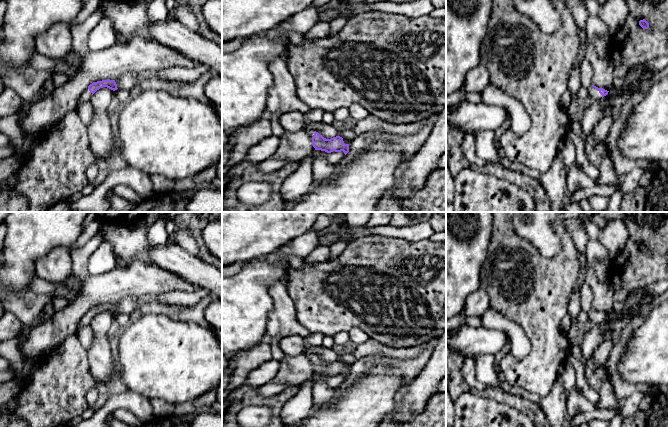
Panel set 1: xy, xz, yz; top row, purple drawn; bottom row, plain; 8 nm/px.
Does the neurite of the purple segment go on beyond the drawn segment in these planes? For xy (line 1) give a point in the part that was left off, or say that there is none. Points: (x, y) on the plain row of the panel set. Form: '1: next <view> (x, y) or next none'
1: next xy (86, 319)

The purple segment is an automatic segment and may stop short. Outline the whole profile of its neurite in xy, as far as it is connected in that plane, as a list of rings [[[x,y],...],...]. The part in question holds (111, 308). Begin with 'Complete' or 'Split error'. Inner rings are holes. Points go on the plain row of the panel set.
Split error. [[[102,304],[102,305],[97,305],[97,306],[93,306],[92,308],[90,308],[85,315],[81,318],[81,320],[79,321],[78,327],[77,327],[77,331],[85,326],[89,326],[91,320],[100,312],[103,311],[107,311],[113,315],[117,314],[117,308],[115,306],[115,304]]]

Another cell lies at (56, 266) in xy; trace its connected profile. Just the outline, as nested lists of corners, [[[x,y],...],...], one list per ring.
[[[56,247],[36,262],[36,274],[44,281],[62,284],[72,274],[70,250]]]

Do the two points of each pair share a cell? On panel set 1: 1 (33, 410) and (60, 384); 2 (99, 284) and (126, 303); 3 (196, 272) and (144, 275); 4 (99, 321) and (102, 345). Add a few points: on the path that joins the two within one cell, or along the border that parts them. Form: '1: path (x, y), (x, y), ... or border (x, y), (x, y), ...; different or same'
1: path (41, 407), (56, 392); same
2: border (145, 294), (142, 296), (124, 297), (114, 303); different
3: border (154, 264), (177, 273), (195, 284); different
4: path (100, 327), (100, 339); same

